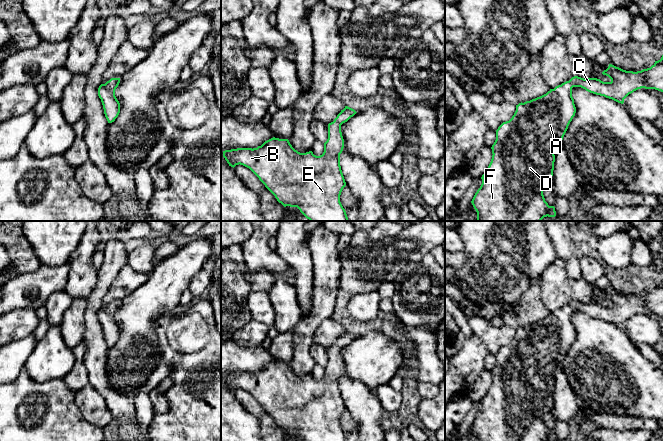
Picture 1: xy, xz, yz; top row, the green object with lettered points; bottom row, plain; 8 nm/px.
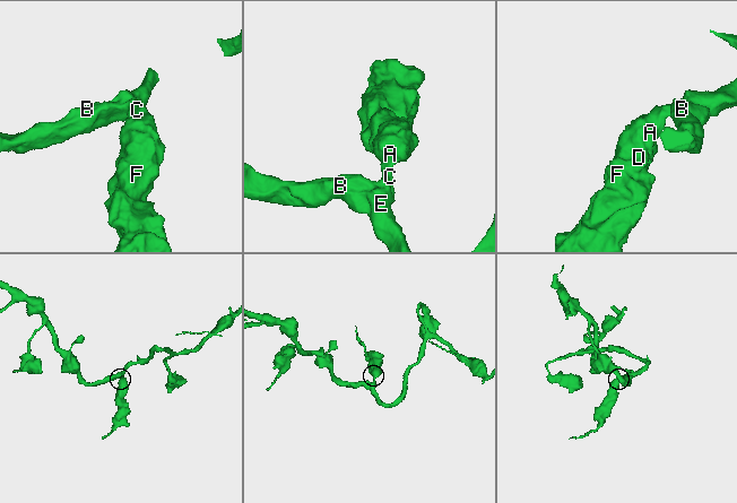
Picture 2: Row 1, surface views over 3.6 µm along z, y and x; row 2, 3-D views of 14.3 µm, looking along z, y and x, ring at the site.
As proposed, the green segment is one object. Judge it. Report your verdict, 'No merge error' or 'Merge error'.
No merge error

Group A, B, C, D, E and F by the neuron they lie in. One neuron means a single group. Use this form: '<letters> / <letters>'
A B C D E F

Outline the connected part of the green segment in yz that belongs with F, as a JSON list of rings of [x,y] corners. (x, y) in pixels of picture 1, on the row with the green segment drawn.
[[[663,55],[650,68],[641,71],[626,71],[609,64],[602,74],[608,76],[611,81],[574,76],[546,94],[516,105],[512,118],[503,122],[496,130],[496,140],[491,147],[491,162],[471,201],[477,212],[477,221],[541,221],[547,216],[555,217],[555,207],[548,205],[543,191],[546,187],[545,181],[548,178],[551,180],[553,176],[554,151],[562,142],[576,113],[572,88],[581,87],[621,104],[629,94],[641,88],[663,92]]]

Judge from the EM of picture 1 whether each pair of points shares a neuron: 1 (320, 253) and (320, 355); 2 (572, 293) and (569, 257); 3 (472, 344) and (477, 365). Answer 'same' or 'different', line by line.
1: different
2: different
3: same

